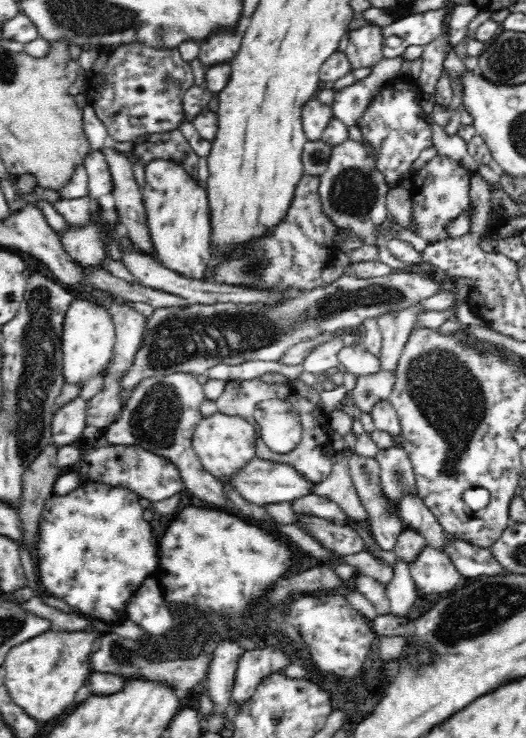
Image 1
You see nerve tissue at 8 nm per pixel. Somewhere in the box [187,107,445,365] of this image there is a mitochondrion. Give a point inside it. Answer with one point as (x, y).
(353, 192)

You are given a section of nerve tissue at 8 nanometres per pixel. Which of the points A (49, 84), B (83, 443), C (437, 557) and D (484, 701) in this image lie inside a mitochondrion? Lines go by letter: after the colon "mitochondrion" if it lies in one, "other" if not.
A: other
B: other
C: other
D: other

